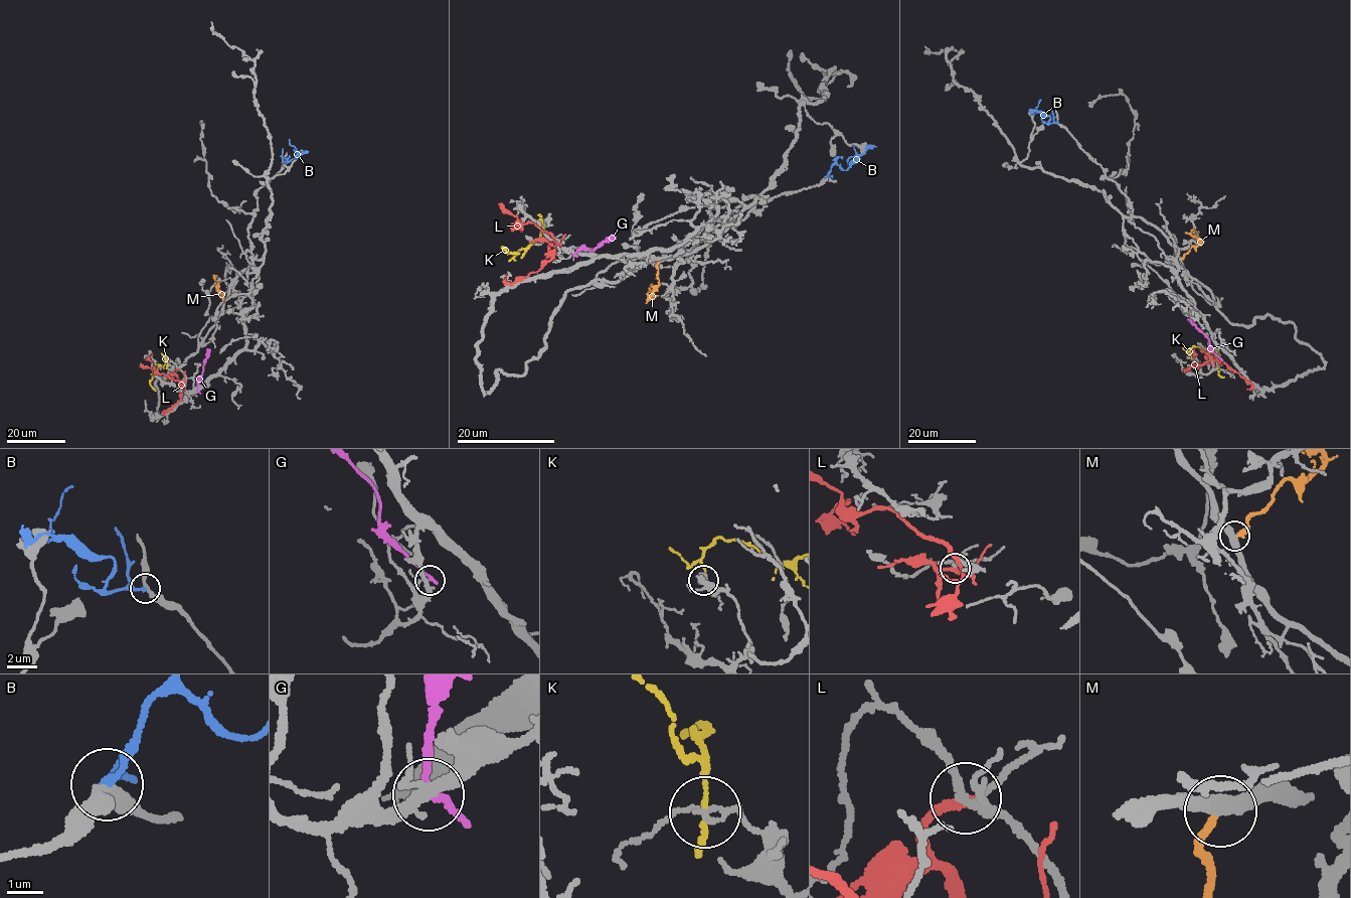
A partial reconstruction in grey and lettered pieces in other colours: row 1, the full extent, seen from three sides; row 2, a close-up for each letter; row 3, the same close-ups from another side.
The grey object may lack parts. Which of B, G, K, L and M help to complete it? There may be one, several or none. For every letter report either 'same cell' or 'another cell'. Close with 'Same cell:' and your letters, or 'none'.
B: another cell
G: another cell
K: another cell
L: another cell
M: another cell
Same cell: none

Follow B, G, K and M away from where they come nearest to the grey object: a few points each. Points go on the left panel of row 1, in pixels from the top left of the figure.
B: (283, 162), (294, 159), (297, 152), (289, 139)
G: (197, 391), (208, 348)
K: (167, 364), (166, 357), (164, 365), (155, 370), (150, 385), (156, 391)
M: (224, 300), (223, 293), (216, 289), (215, 276), (214, 280)

